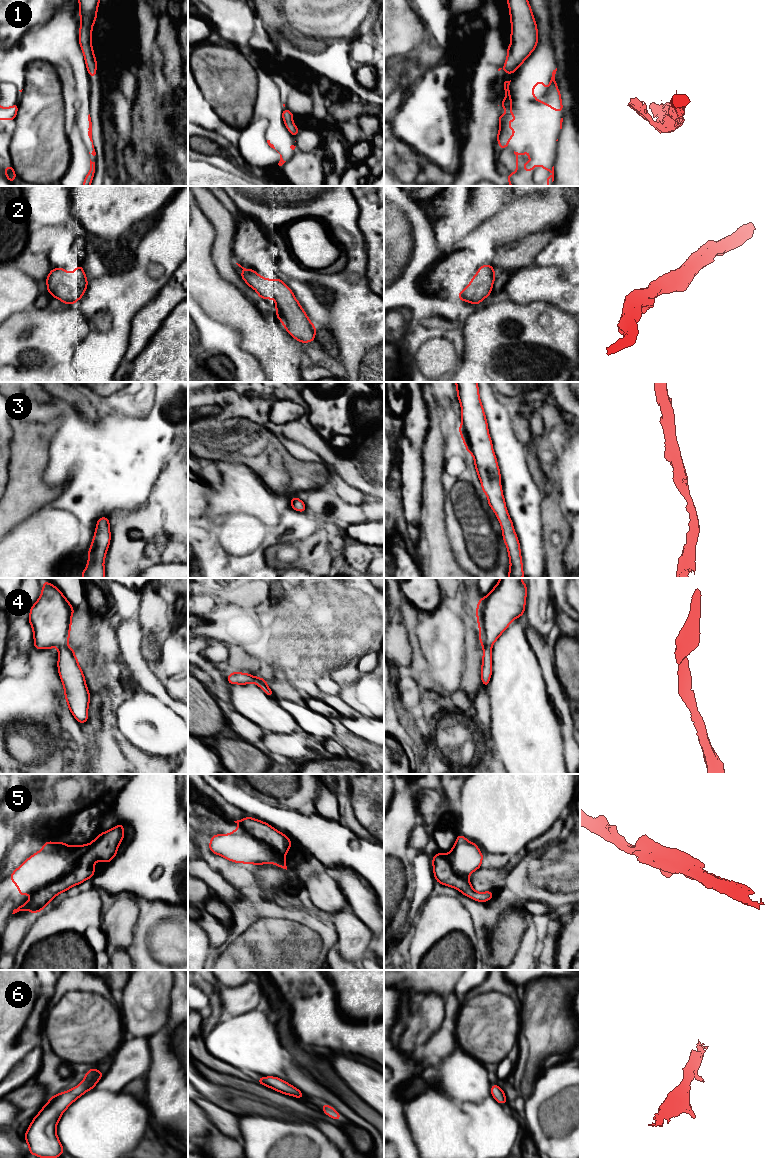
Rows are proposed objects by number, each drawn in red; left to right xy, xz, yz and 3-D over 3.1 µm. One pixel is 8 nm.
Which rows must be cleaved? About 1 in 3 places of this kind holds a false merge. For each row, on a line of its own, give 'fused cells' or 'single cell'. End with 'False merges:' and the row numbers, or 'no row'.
1: fused cells
2: single cell
3: single cell
4: single cell
5: fused cells
6: single cell
False merges: 1, 5

